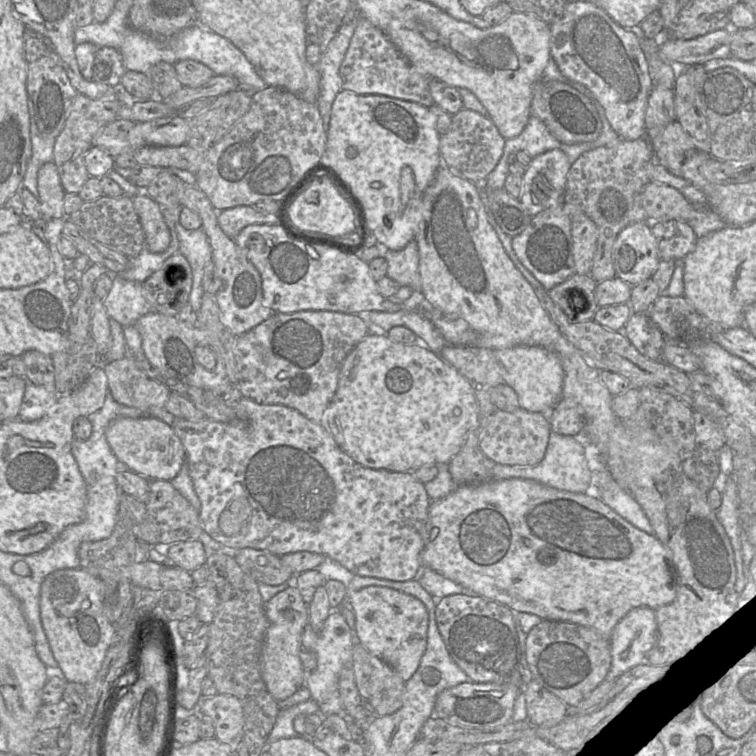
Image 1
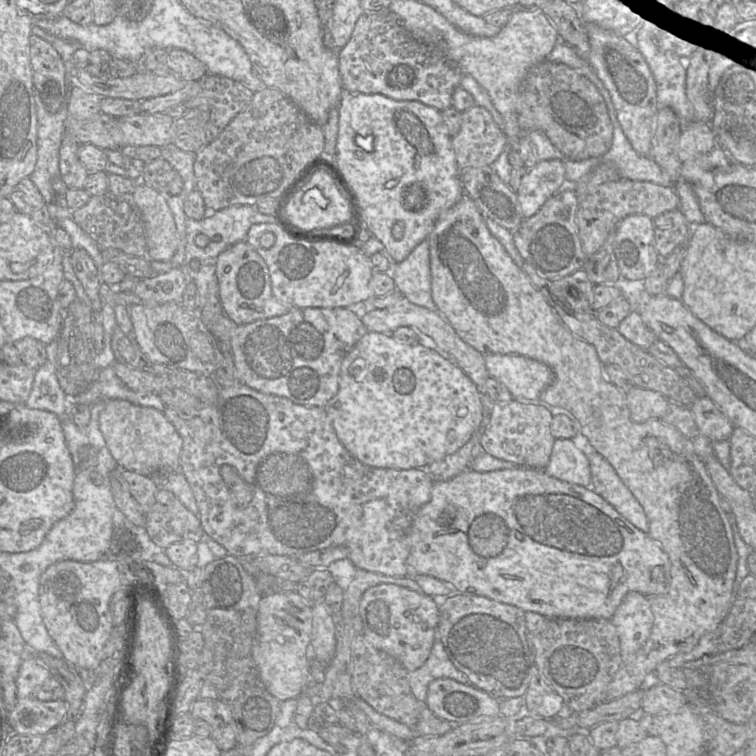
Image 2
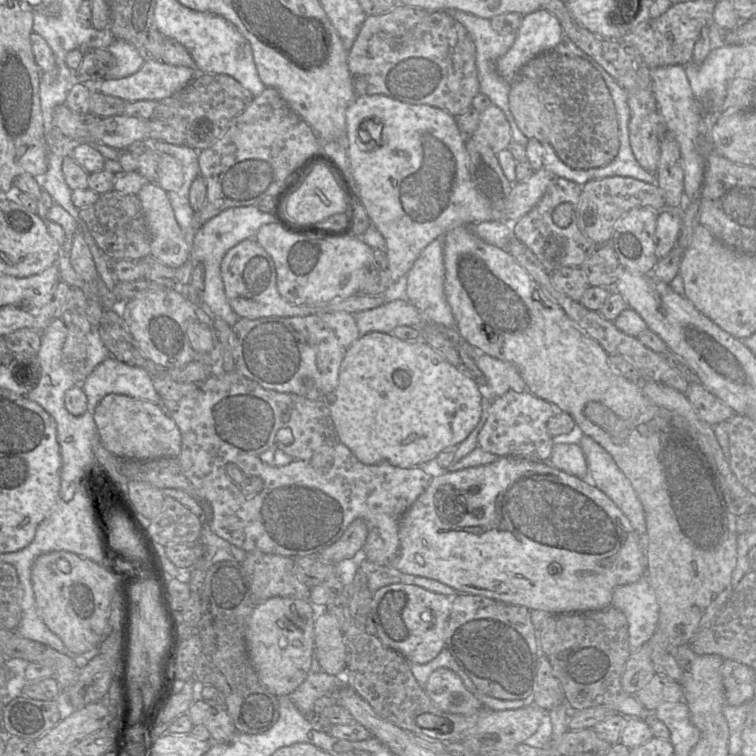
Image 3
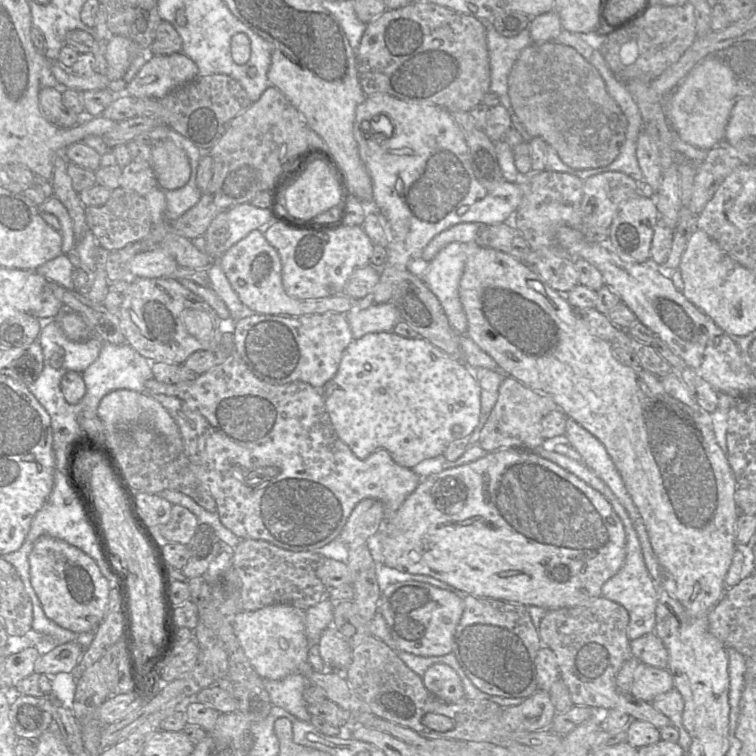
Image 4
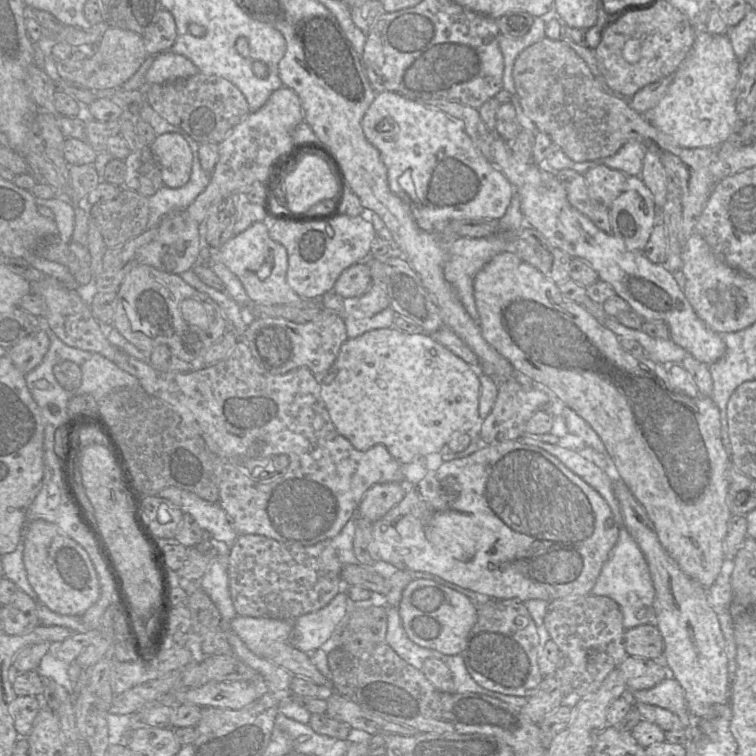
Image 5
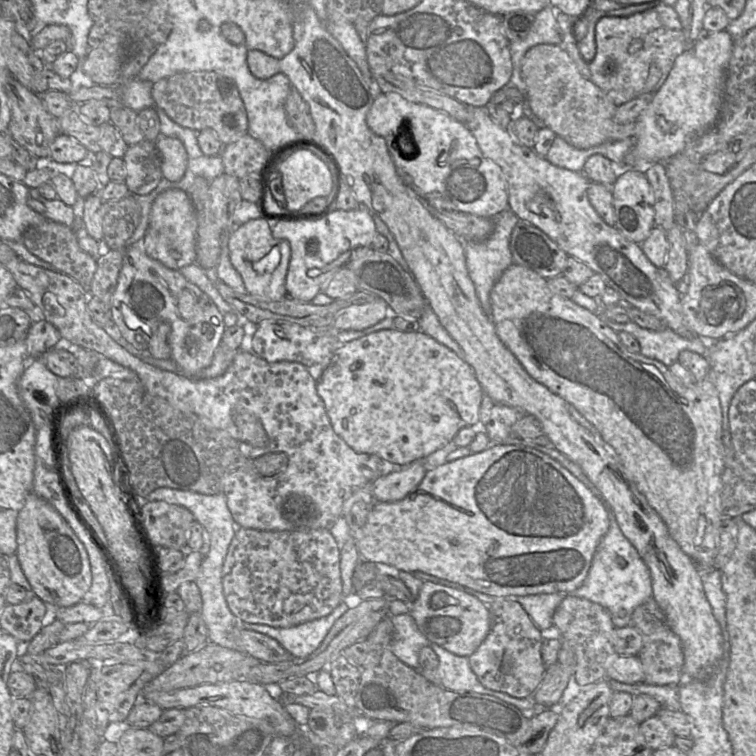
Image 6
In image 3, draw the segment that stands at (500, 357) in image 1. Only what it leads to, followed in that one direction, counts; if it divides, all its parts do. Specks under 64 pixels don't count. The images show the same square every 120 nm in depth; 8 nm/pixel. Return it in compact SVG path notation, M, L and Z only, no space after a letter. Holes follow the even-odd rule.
M482 355L476 360L476 366L487 379L489 397L496 399L508 391L517 393L527 391L527 385L517 369L510 363Z

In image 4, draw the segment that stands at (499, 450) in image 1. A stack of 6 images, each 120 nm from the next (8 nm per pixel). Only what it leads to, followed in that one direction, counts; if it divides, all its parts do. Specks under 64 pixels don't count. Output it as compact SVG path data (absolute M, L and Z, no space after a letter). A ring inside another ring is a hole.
M505 376L496 404L480 432L478 444L488 453L503 448L534 450L545 440L541 434L542 418L557 407L550 396L540 395L515 378Z

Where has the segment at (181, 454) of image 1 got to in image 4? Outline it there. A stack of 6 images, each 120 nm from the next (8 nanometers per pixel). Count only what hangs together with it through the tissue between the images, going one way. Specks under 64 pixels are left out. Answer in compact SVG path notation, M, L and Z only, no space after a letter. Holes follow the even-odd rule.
M125 389L112 391L100 401L97 416L104 426L139 428L139 423L145 422L149 425L143 428L145 431L167 439L181 438L171 415L145 393Z

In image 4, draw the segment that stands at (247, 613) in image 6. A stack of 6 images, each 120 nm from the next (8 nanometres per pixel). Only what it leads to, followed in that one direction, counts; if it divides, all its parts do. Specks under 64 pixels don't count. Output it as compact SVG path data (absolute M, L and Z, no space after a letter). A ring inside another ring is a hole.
M243 539L233 550L232 567L241 581L241 611L256 611L273 604L288 604L306 611L327 596L327 589L316 575L319 561L324 558L318 551L293 552L263 540Z

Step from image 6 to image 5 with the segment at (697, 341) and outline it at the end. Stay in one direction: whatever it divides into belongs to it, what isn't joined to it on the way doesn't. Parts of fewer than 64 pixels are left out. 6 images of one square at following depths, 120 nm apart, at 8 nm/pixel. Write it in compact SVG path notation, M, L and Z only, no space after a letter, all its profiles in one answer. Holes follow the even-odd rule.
M606 316L601 324L619 338L637 341L644 350L644 357L659 364L681 364L681 361L689 354L670 339L655 339L644 333L641 329L636 330L621 325L615 320L614 316Z

